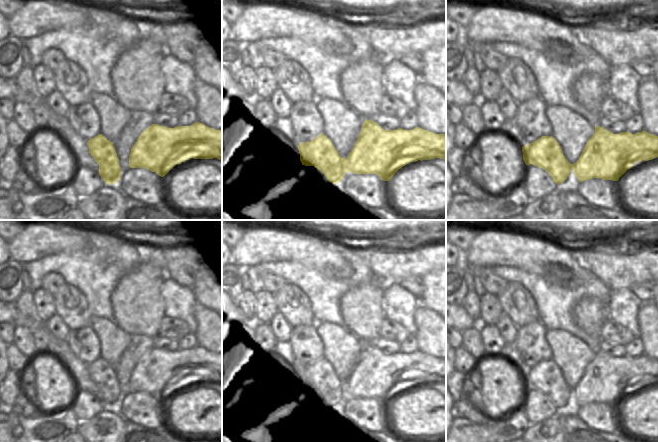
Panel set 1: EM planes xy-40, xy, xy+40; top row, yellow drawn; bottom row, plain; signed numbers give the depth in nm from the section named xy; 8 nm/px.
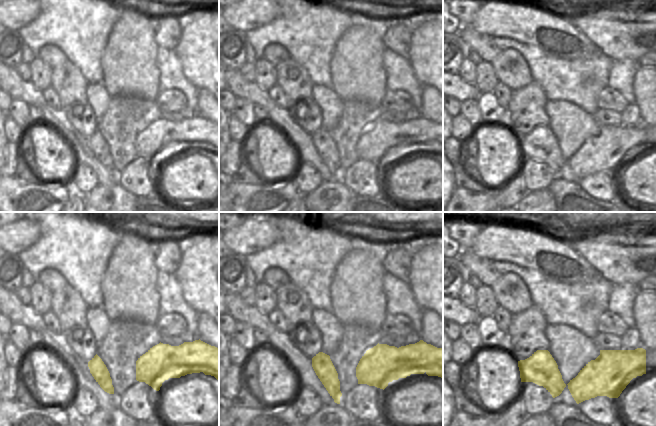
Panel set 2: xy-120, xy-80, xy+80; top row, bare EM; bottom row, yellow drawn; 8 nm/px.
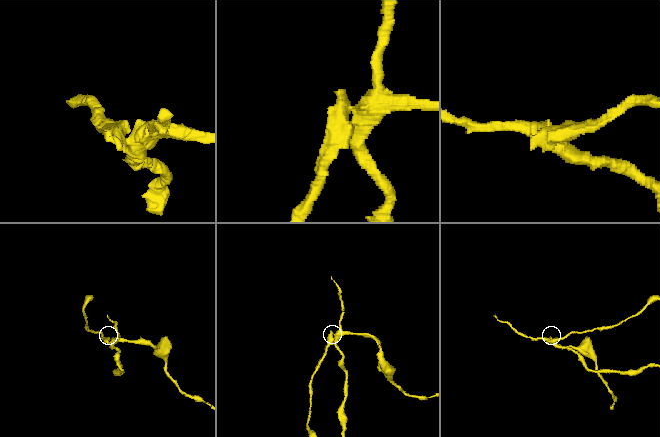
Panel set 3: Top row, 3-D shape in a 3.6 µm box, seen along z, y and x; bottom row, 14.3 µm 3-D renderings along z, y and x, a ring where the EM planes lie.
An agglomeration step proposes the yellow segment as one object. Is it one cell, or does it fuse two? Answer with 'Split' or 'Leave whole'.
Split

